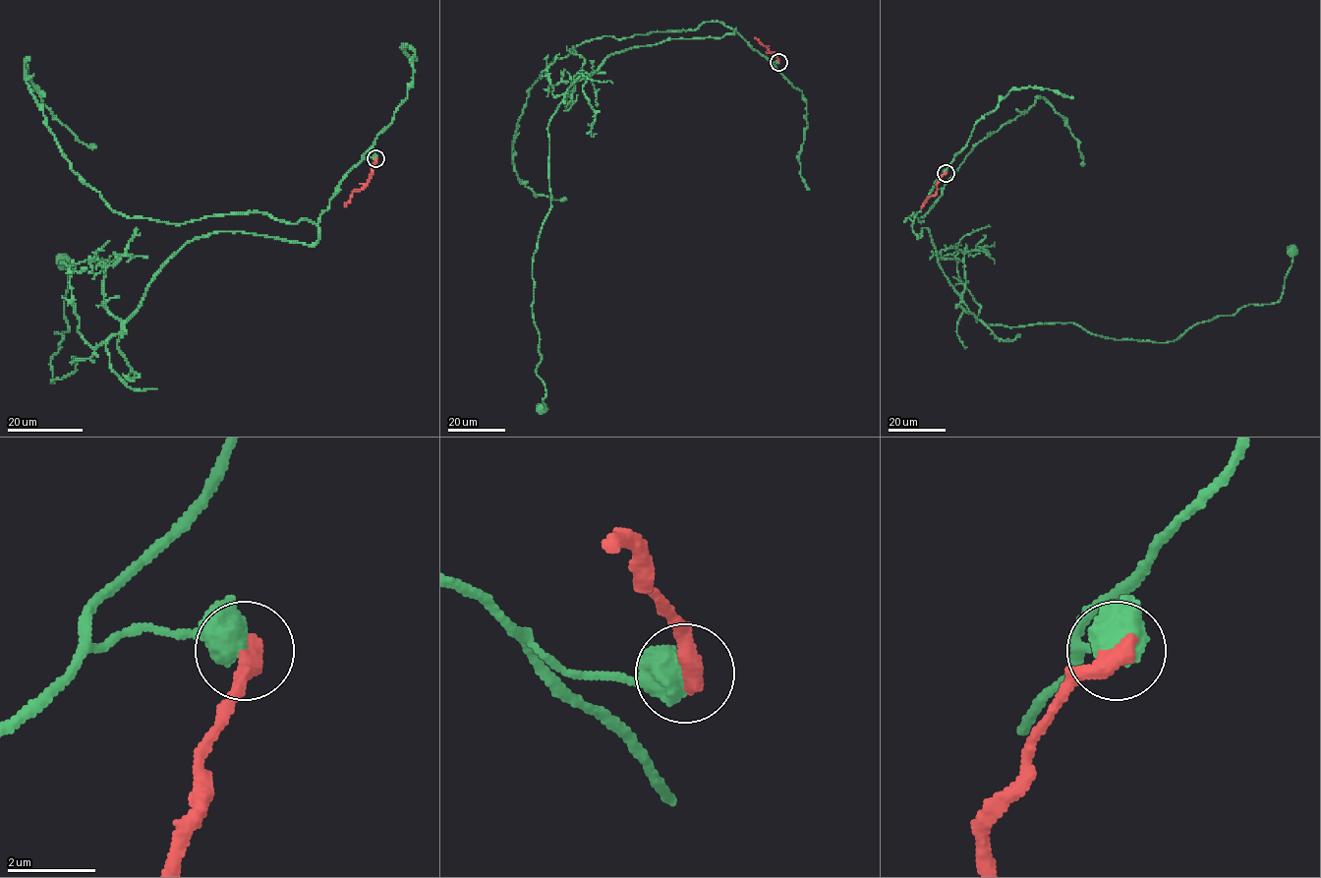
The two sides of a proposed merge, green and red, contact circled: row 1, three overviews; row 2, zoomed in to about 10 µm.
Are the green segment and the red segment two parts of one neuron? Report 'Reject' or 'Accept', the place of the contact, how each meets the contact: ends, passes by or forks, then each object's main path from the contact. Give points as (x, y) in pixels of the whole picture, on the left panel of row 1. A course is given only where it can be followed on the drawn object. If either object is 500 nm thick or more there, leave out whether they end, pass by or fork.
Reject. Place: (375, 158). Course of green: (376, 158), (340, 181), (315, 244), (187, 242), (126, 331), (50, 381), (69, 330), (63, 262). Course of red: (376, 158), (371, 178), (355, 191), (345, 205)

